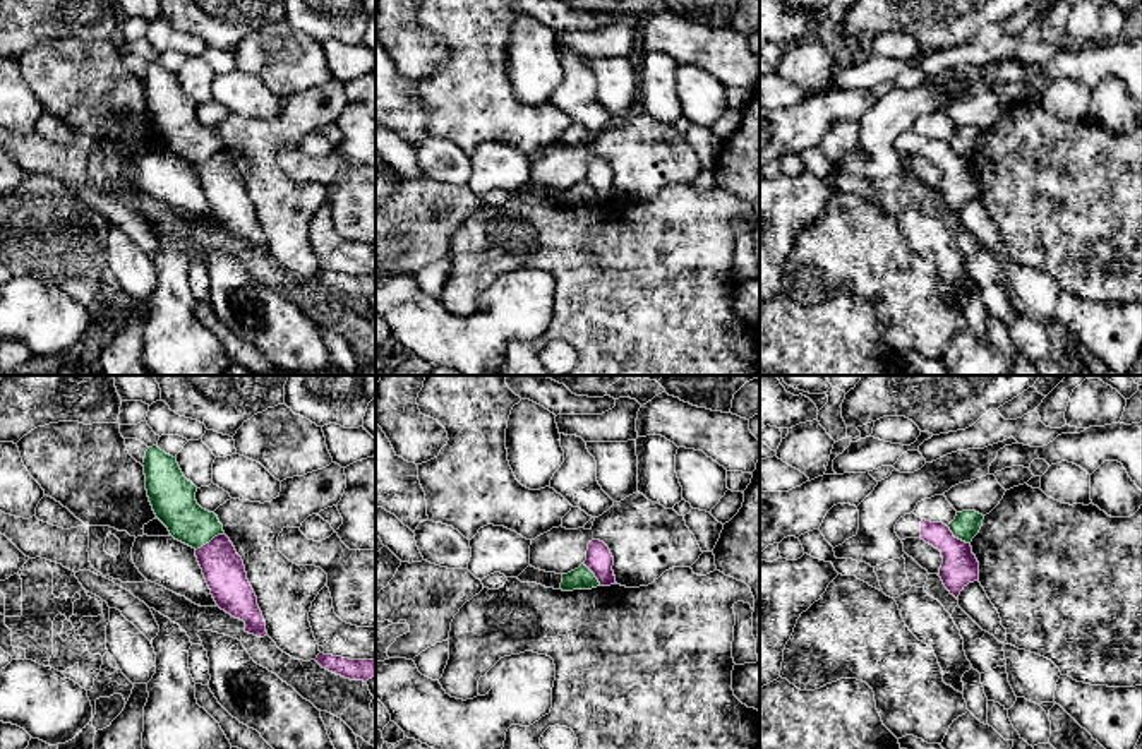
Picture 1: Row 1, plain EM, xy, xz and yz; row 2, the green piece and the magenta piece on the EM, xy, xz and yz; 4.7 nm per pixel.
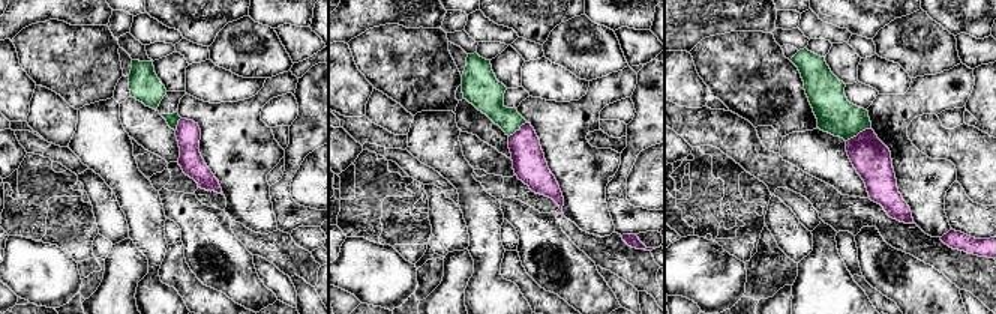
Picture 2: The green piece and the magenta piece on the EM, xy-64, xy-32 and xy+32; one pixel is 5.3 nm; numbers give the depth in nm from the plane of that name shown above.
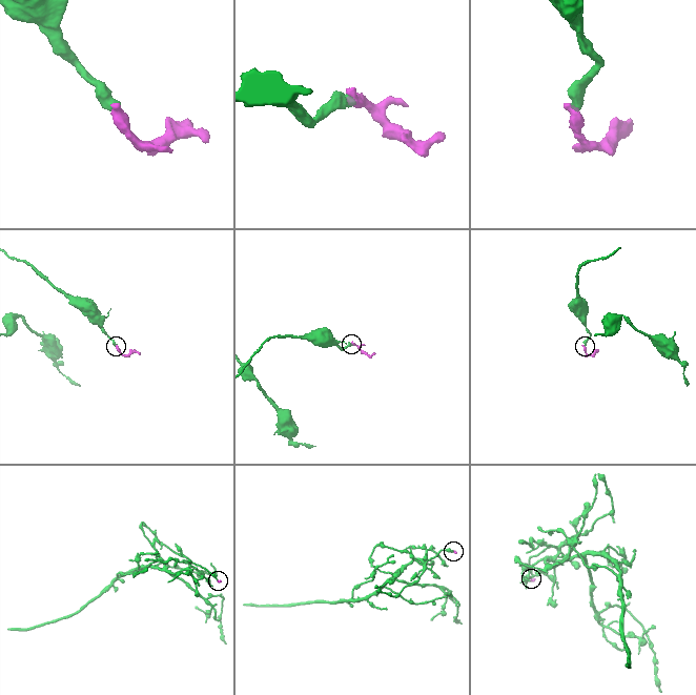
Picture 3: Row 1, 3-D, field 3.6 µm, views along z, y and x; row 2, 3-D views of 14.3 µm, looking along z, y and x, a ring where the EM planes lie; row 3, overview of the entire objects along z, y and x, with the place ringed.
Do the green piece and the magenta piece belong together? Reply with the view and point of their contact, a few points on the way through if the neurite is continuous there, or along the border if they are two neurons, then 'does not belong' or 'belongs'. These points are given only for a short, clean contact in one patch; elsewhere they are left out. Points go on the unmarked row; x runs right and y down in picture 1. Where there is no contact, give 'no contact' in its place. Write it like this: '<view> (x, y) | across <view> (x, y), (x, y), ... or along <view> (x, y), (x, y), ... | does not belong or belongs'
xy (210, 156) | along xy (223, 148), (196, 167) | does not belong

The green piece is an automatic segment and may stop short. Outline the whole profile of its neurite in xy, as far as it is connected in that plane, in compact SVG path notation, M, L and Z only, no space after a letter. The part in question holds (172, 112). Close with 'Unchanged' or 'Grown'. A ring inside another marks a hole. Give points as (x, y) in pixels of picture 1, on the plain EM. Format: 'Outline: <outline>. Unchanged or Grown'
Outline: M153 62L142 82L153 127L175 156L197 166L225 149L218 132L197 120L197 103L183 93L177 74Z. Unchanged

